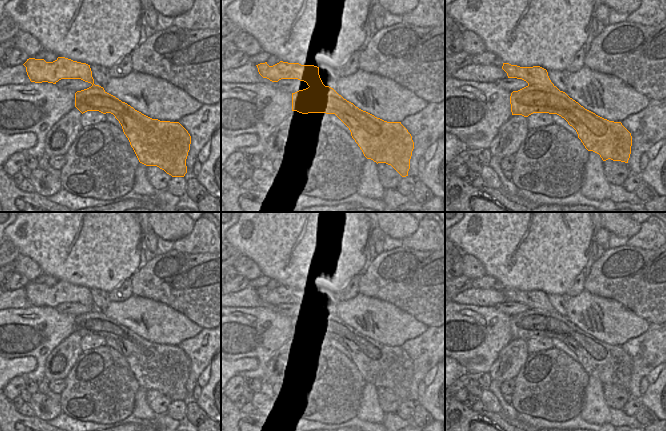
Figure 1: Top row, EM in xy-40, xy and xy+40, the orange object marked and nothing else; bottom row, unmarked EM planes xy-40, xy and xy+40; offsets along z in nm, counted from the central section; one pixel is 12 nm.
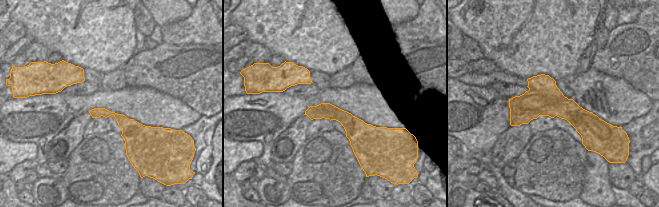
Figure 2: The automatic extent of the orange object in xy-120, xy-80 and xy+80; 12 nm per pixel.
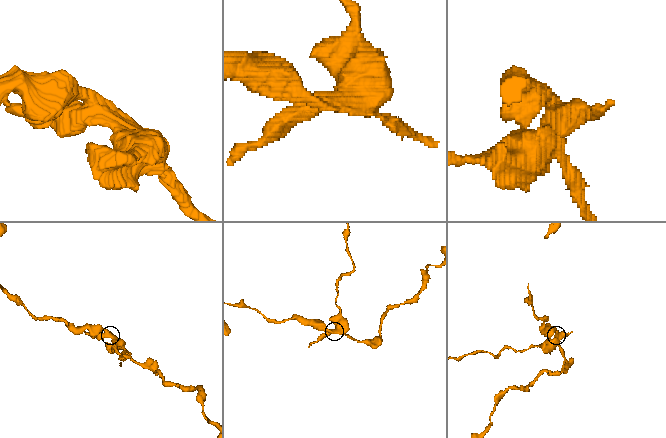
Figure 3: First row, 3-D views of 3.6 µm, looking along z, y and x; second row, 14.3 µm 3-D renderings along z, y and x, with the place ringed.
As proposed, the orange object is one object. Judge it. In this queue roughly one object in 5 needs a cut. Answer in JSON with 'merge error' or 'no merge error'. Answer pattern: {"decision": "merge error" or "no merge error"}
{"decision": "no merge error"}

